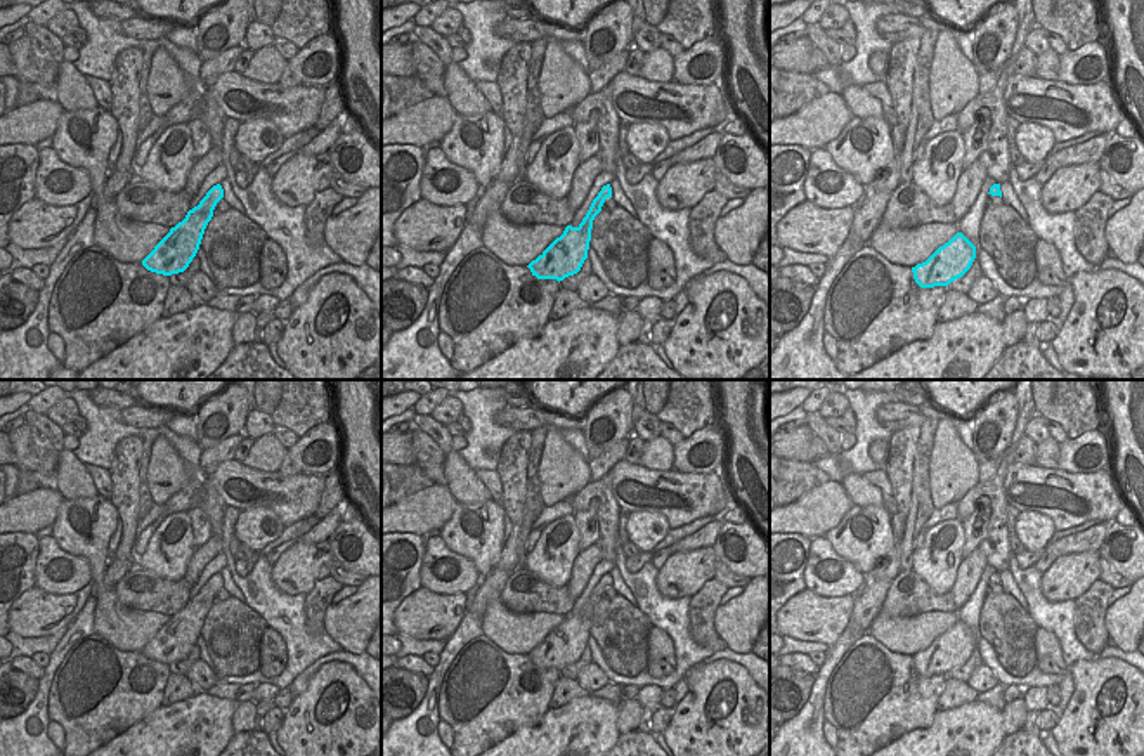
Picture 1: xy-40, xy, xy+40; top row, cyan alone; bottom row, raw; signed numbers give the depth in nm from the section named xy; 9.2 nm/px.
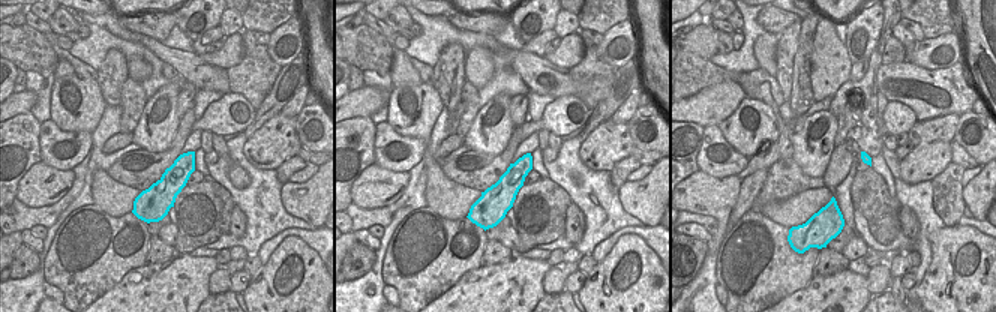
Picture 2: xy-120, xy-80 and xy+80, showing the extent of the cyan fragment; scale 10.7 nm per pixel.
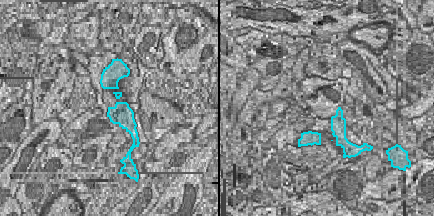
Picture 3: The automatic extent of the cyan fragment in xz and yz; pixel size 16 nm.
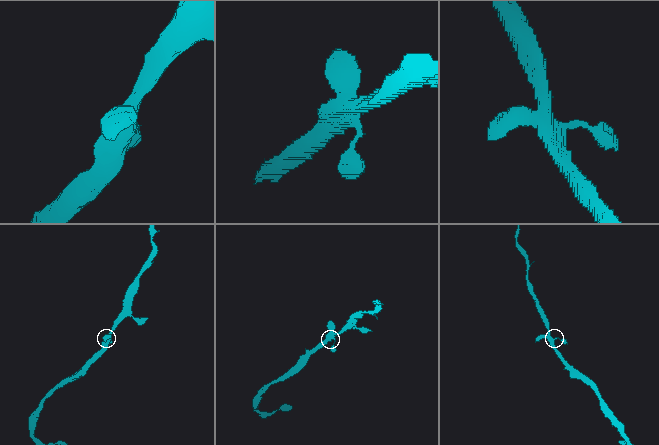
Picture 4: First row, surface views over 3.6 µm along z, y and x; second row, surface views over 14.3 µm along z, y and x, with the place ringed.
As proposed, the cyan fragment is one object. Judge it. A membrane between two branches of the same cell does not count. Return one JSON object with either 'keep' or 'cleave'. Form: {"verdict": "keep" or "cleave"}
{"verdict": "keep"}

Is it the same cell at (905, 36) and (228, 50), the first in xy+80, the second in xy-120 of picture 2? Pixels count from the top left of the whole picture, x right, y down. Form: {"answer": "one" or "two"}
{"answer": "two"}

